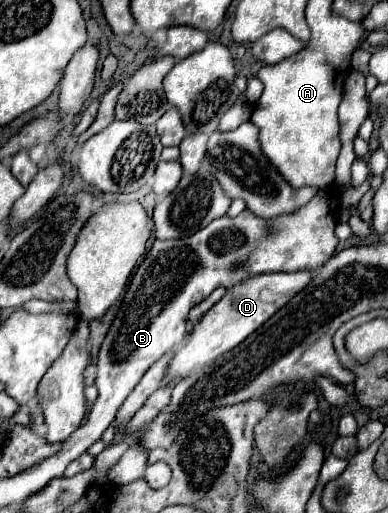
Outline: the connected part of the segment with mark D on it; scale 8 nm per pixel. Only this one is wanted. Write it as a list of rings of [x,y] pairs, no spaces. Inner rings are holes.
[[[307,269],[301,273],[267,273],[263,277],[251,277],[249,281],[243,281],[237,287],[229,289],[227,295],[217,305],[213,305],[207,311],[207,315],[193,327],[193,333],[189,335],[185,347],[175,353],[163,383],[179,381],[193,369],[205,367],[219,355],[237,347],[253,331],[257,331],[269,317],[273,317],[277,309],[285,307],[289,299],[293,299],[301,289],[305,289],[305,285],[309,285],[309,277],[313,277],[313,271]]]

